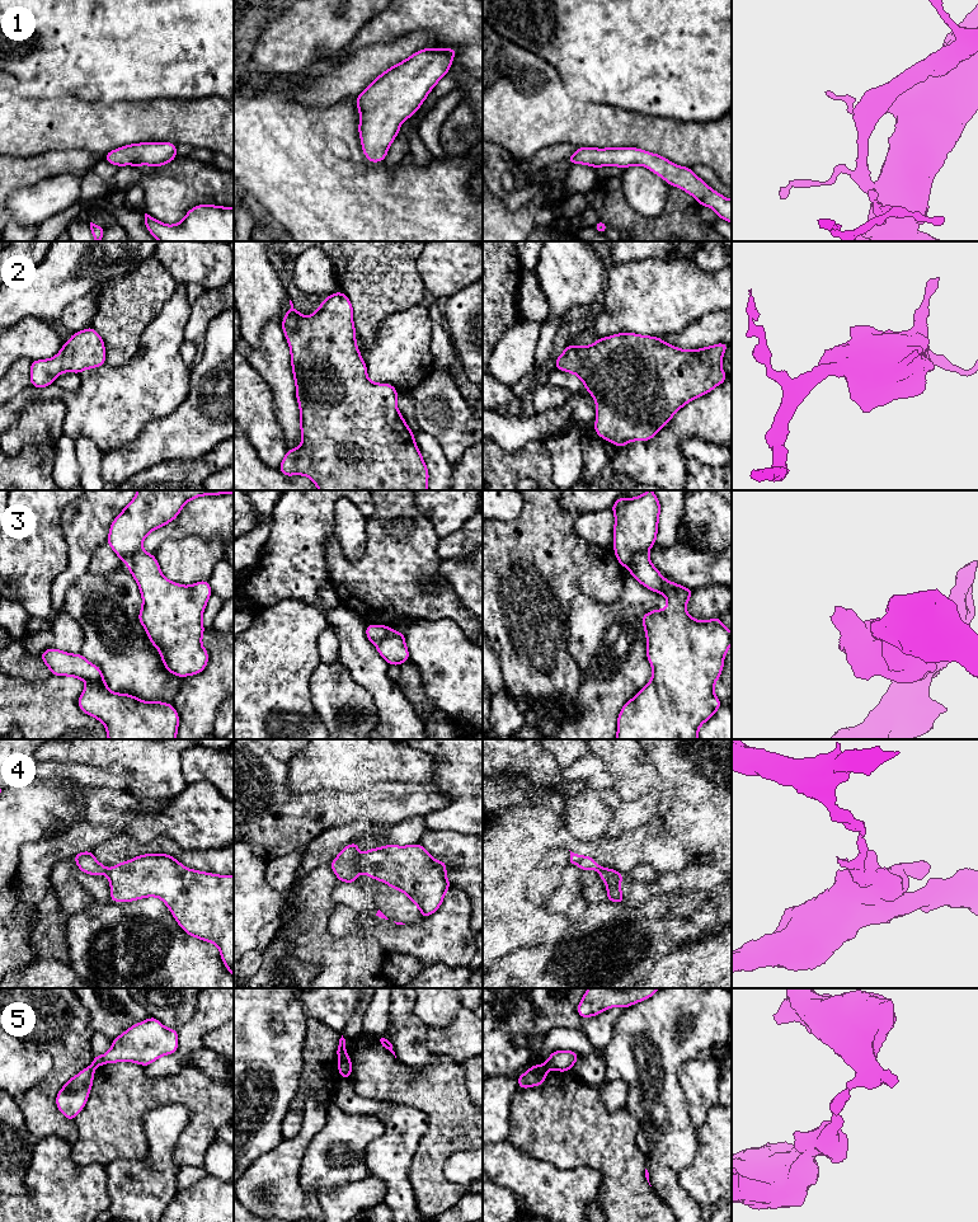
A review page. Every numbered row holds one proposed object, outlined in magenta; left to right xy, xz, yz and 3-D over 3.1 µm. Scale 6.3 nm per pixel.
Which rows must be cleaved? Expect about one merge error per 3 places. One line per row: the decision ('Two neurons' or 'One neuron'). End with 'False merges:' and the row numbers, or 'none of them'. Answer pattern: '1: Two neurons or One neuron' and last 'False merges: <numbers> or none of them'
1: One neuron
2: One neuron
3: Two neurons
4: Two neurons
5: Two neurons
False merges: 3, 4, 5

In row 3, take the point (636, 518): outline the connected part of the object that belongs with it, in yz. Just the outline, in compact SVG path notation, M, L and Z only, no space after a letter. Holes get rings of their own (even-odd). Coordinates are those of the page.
M653 490L635 498L617 498L611 507L615 514L613 550L621 567L638 553L648 553L657 541L660 503Z

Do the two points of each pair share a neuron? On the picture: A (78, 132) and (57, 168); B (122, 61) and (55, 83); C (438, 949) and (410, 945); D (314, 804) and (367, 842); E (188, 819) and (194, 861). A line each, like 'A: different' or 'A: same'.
A: different
B: same
C: same
D: different
E: different

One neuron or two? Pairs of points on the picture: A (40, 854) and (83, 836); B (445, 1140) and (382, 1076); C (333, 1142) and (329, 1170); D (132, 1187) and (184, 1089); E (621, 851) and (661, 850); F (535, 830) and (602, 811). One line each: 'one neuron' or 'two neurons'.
A: one neuron
B: one neuron
C: one neuron
D: two neurons
E: two neurons
F: two neurons

